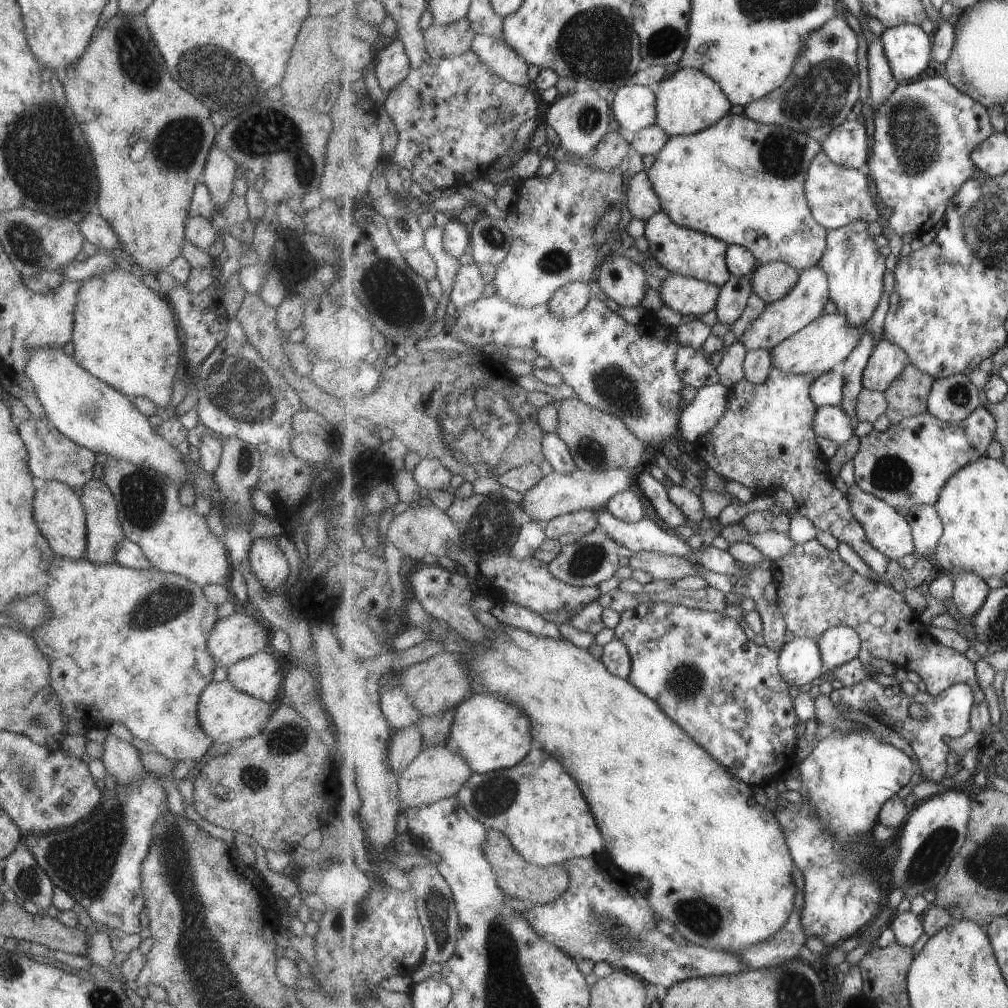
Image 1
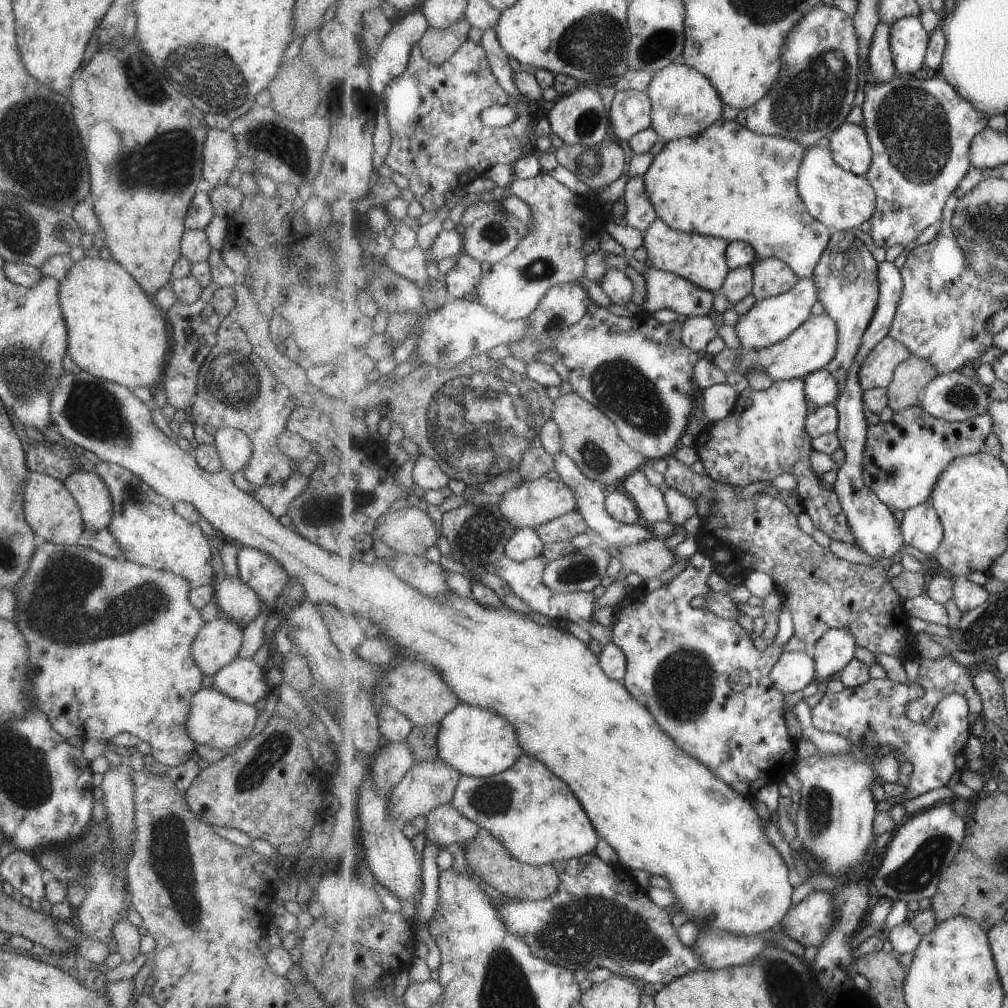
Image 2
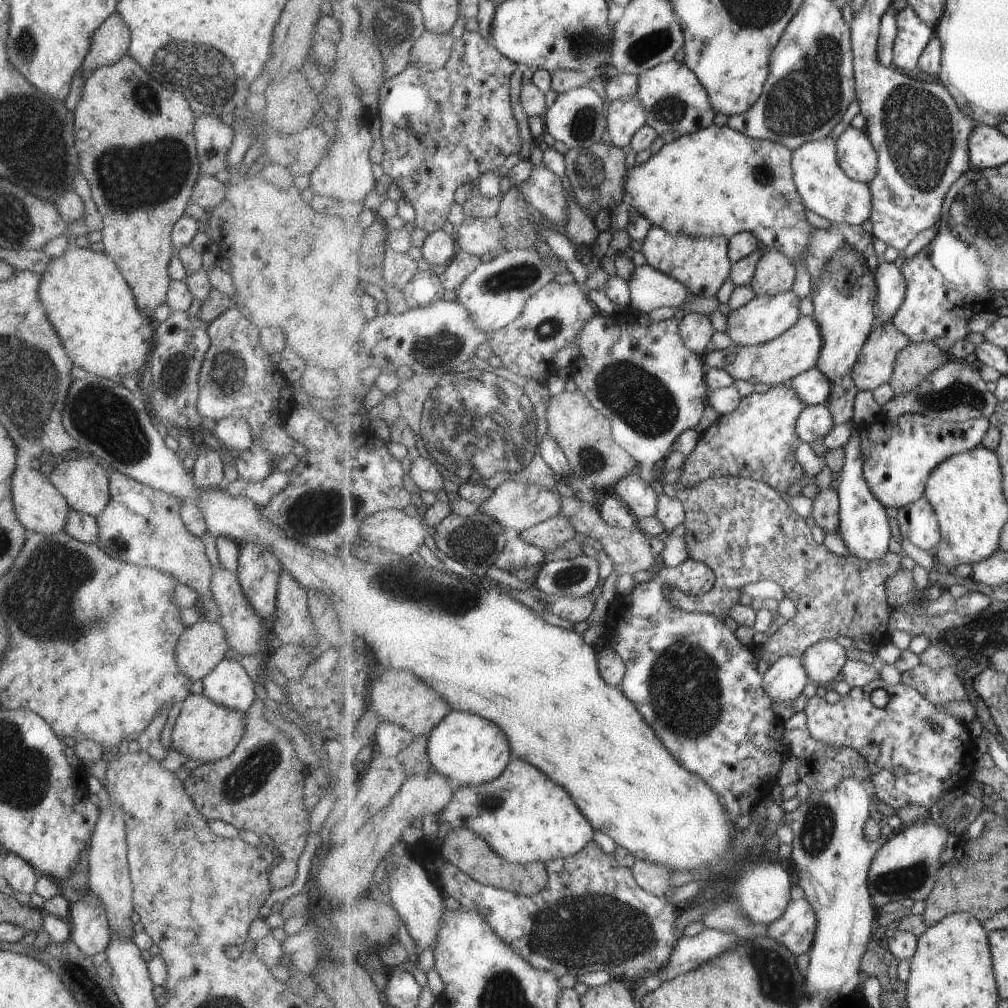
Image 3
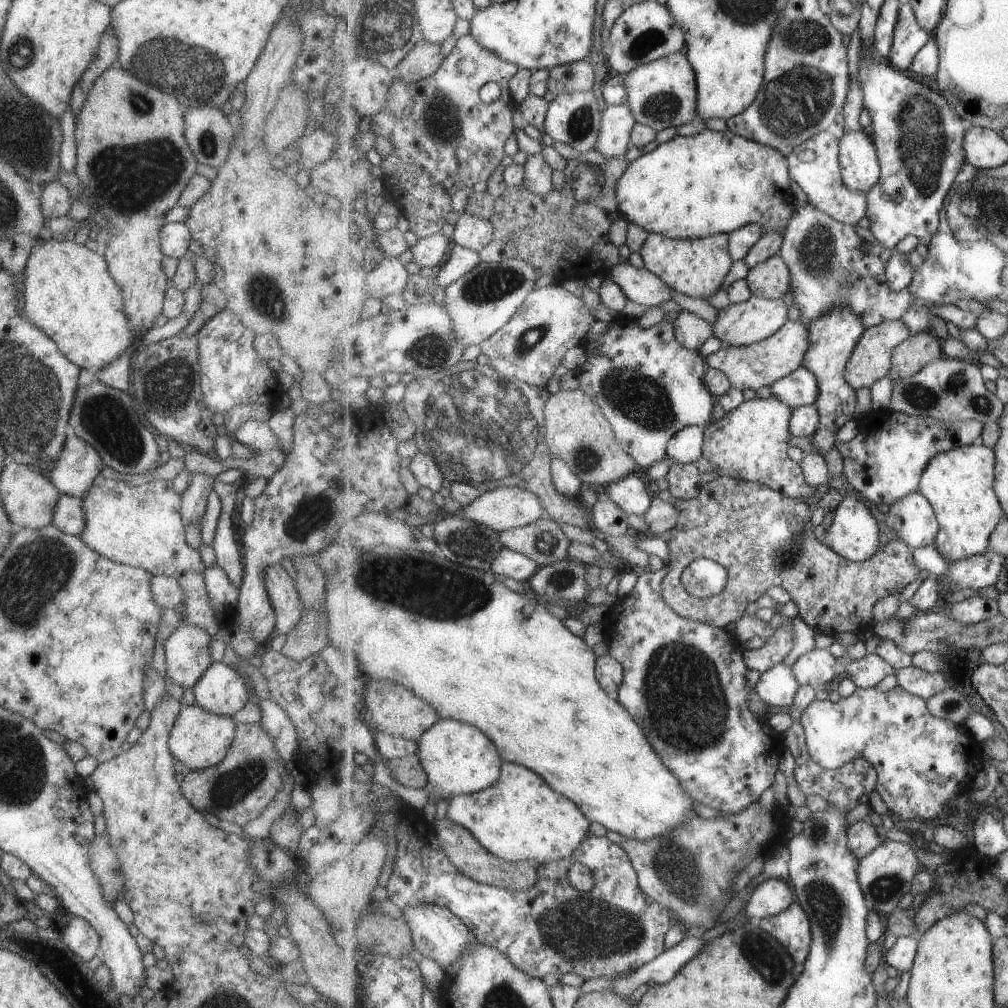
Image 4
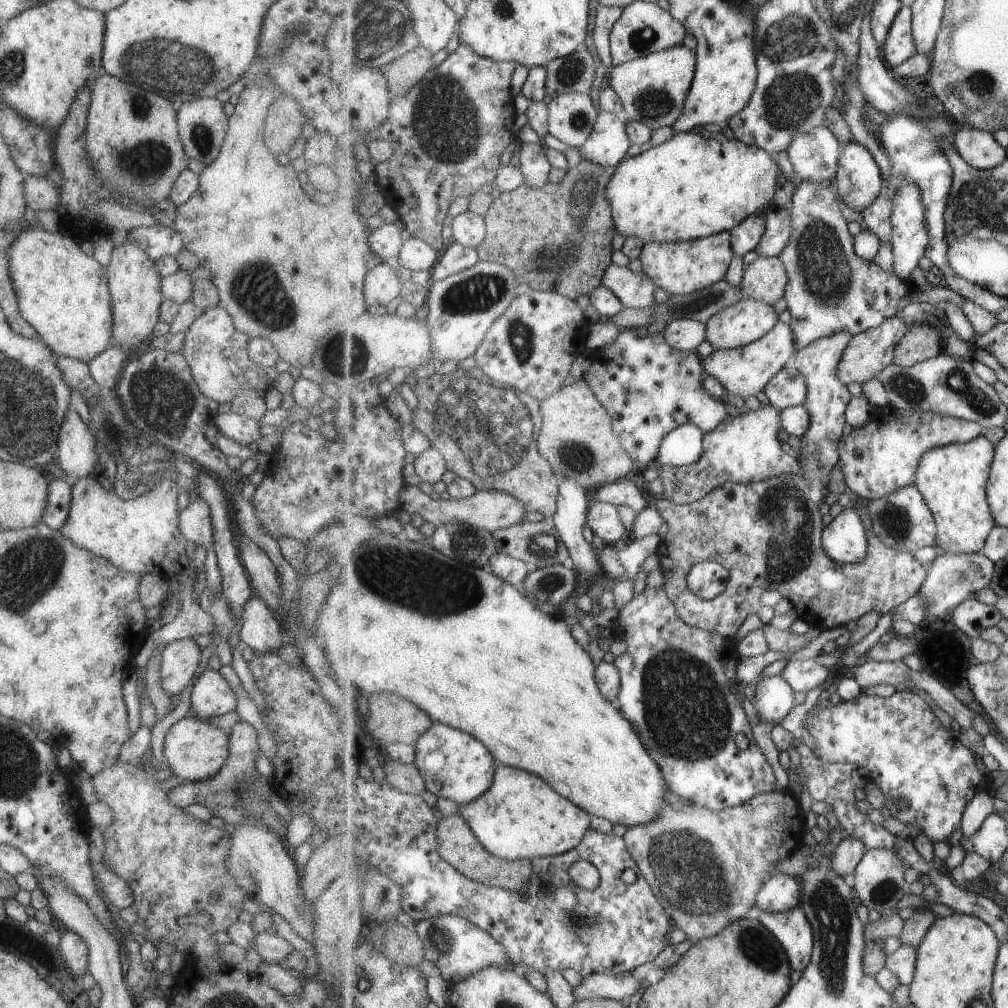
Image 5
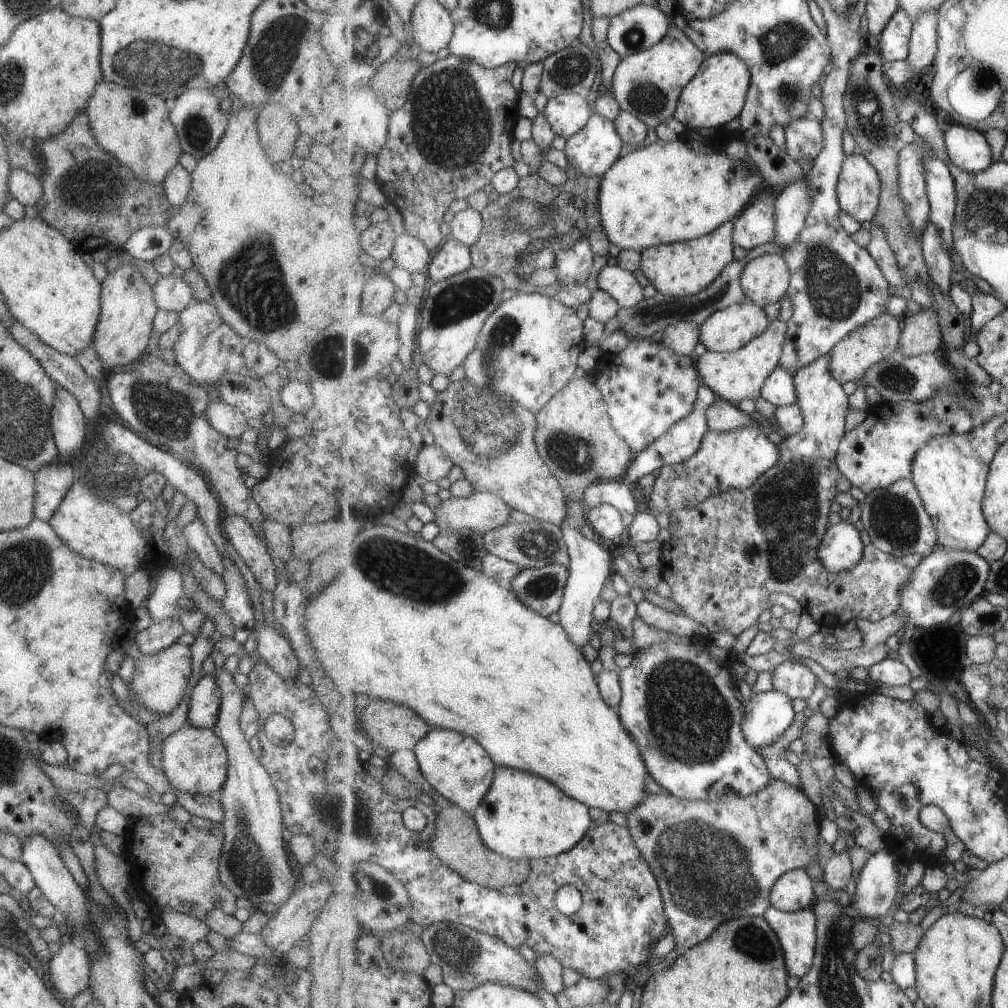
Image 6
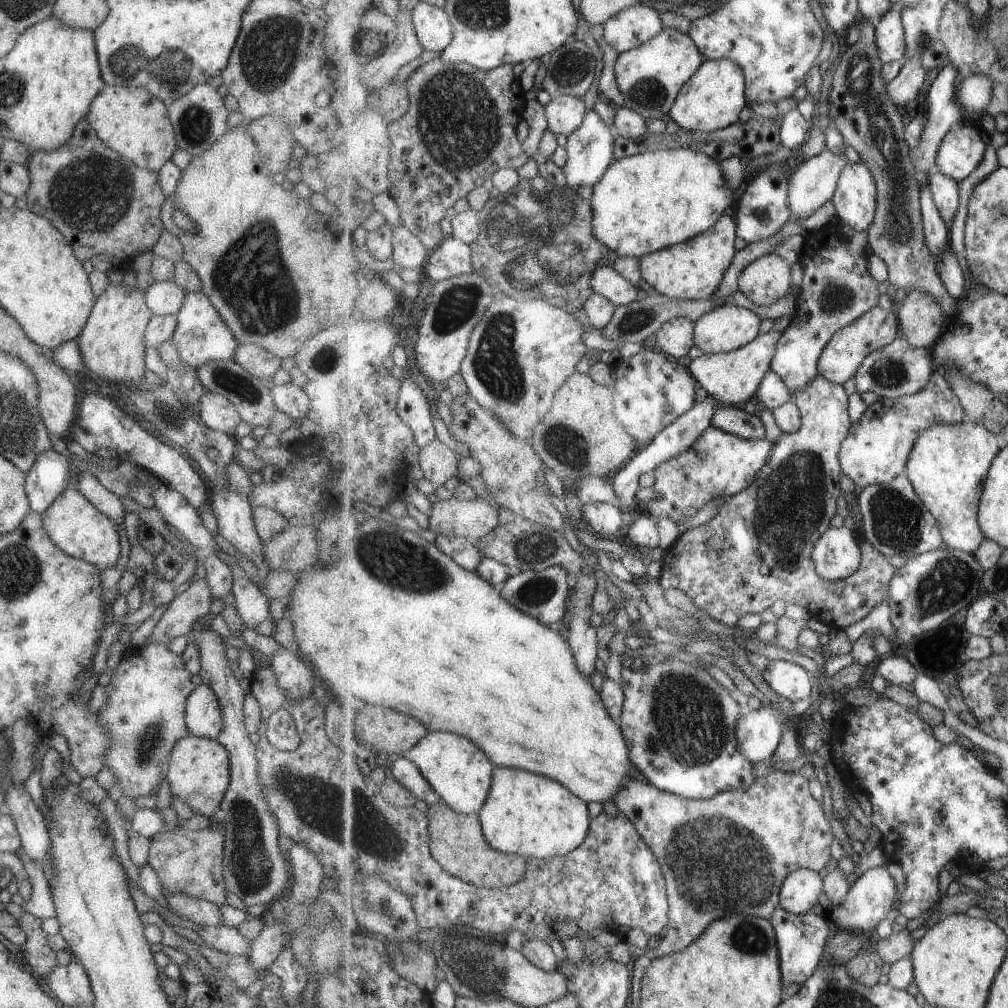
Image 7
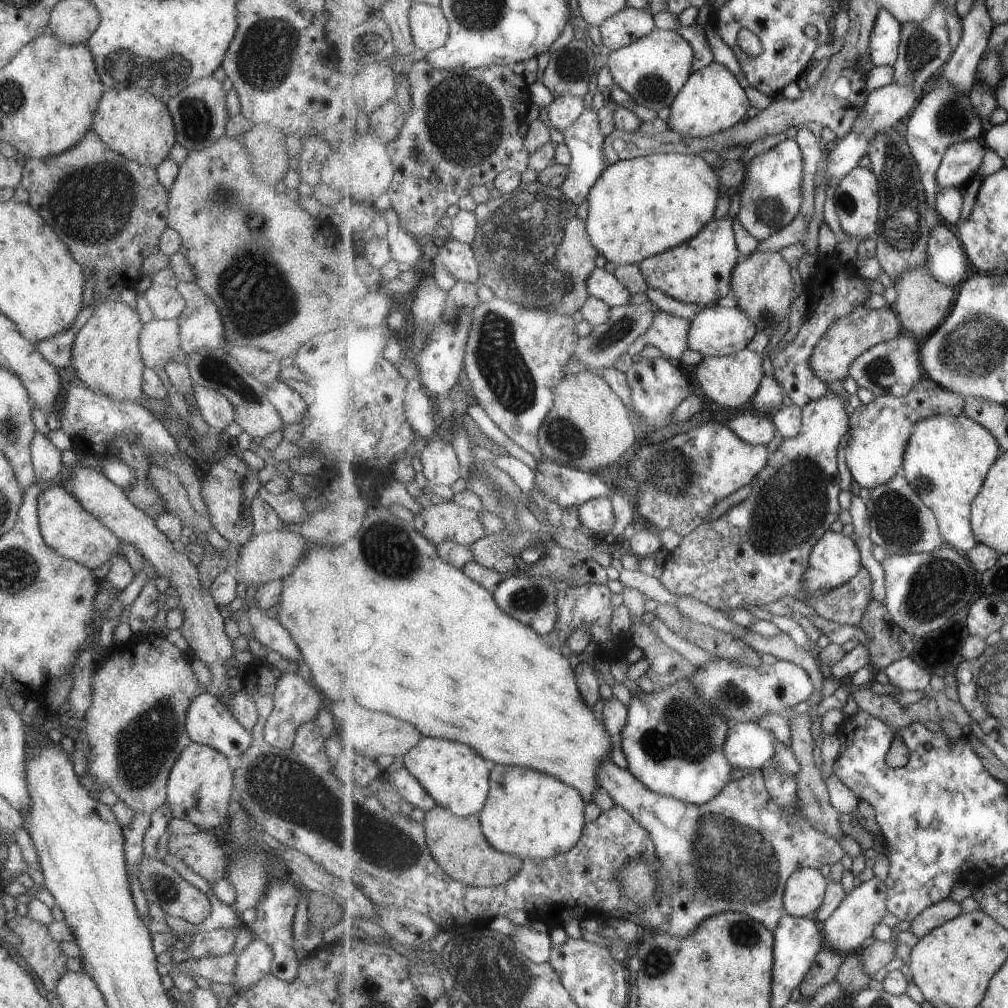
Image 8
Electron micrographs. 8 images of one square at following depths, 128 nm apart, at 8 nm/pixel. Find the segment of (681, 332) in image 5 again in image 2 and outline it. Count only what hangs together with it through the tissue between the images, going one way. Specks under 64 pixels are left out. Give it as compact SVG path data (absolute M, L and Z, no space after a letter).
M708 315L688 317L682 324L682 339L691 350L704 354L707 344L719 335L714 320Z

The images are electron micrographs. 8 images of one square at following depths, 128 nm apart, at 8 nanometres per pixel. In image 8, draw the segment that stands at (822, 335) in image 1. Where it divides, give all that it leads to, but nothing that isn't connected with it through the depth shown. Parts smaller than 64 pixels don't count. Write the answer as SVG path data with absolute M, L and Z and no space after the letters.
M741 350L737 354L725 356L704 357L696 365L695 379L697 389L707 401L714 401L725 408L737 408L745 404L752 403L752 398L758 393L762 385L765 370L763 370L763 360L765 354L762 352L751 352L751 350Z

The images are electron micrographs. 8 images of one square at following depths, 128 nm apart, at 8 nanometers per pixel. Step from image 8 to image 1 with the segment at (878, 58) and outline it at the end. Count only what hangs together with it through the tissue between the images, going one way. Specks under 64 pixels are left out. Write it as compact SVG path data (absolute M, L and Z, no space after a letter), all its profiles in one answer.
M901 24L881 35L885 54L899 82L909 82L927 70L932 60L933 35L917 24Z

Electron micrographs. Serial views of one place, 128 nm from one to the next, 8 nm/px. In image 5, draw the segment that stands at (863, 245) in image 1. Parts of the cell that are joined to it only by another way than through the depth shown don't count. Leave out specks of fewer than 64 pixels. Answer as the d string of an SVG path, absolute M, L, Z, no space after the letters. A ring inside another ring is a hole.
M843 330L843 332L839 332L839 334L831 334L831 336L827 336L827 338L821 338L821 340L813 342L811 346L805 346L803 350L798 350L795 359L793 360L792 365L795 366L796 369L805 376L805 378L807 378L807 388L809 388L809 390L807 390L807 400L805 401L805 406L811 413L810 429L807 430L800 439L799 448L801 448L801 452L799 452L798 459L799 462L801 462L801 466L803 466L803 470L801 470L799 474L783 474L783 476L773 476L773 478L767 478L767 480L763 480L763 482L749 484L741 484L731 481L725 482L725 484L723 484L723 486L719 486L718 489L713 489L705 498L687 505L675 504L674 502L663 498L657 501L656 507L659 509L659 512L661 512L661 516L663 516L666 520L666 528L662 532L663 538L661 544L659 544L658 551L656 552L656 555L659 558L659 566L664 572L666 578L664 589L666 590L666 595L678 608L679 618L682 618L687 624L689 624L689 626L701 628L701 630L707 630L707 632L714 632L715 634L722 634L727 638L735 638L735 634L739 634L739 630L743 630L743 622L747 622L747 618L751 618L751 614L758 615L759 611L763 610L763 594L765 594L767 590L778 590L779 592L782 592L783 596L785 596L793 604L793 607L798 612L799 619L806 620L812 626L813 633L827 630L828 628L839 628L839 626L851 628L859 619L862 618L862 616L873 612L873 610L879 610L879 614L883 616L885 614L889 614L889 612L892 612L896 608L900 608L900 604L903 604L911 597L914 597L922 589L928 574L928 569L924 566L924 564L919 562L912 552L899 552L899 550L895 550L895 548L891 548L891 546L883 544L883 542L881 542L881 538L879 538L879 536L877 536L877 534L875 534L872 530L868 533L870 545L867 556L863 562L855 564L841 564L827 556L825 547L822 543L823 533L826 528L823 527L823 522L821 522L821 520L823 520L823 515L819 512L819 507L821 504L825 503L823 499L825 498L825 494L829 493L827 484L831 478L831 474L834 473L835 467L839 465L840 442L844 437L844 429L847 425L844 420L845 410L847 410L847 406L849 406L849 402L851 402L851 398L854 396L851 386L846 382L843 382L842 378L839 376L839 364L841 364L843 354L845 354L845 349L847 348L849 342L851 342L851 338L853 336L854 334L849 334L849 332L845 332L845 330ZM709 560L718 562L719 564L725 566L725 568L727 568L730 572L730 578L727 590L724 590L723 593L717 595L714 599L704 600L695 596L695 594L691 593L691 591L687 589L685 576L687 576L688 570L691 570L695 564Z

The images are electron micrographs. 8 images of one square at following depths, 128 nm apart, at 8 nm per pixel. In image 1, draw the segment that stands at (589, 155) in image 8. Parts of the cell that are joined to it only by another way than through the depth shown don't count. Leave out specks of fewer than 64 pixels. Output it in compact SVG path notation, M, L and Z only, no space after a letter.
M625 85L617 90L612 112L621 130L629 136L638 130L657 125L657 94L643 85Z

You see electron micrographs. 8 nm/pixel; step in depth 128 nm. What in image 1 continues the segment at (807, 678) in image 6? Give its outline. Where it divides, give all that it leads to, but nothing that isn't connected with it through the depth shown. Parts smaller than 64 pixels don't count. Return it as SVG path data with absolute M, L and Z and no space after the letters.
M833 624L819 638L823 664L827 674L859 656L862 638L858 630L841 624Z

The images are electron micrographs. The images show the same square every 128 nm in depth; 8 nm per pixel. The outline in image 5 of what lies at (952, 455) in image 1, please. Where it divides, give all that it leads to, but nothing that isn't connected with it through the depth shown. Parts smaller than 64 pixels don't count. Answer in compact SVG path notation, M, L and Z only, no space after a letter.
M891 404L883 408L875 407L865 425L854 428L849 436L842 438L839 466L844 472L849 490L871 501L914 484L919 464L929 450L955 442L967 443L981 434L983 427L975 421L933 411L899 410Z

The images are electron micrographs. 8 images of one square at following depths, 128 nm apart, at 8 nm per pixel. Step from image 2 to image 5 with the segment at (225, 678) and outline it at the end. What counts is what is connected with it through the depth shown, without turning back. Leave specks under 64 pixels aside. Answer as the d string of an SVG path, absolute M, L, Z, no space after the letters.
M207 668L195 680L190 693L190 713L197 718L213 718L235 710L237 696L227 680L217 671Z

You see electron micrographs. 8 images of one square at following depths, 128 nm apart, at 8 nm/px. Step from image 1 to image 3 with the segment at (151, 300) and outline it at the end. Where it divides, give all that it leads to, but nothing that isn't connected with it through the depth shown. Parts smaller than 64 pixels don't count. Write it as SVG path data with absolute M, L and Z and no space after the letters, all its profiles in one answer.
M70 243L62 255L51 256L47 268L40 275L37 298L73 365L83 368L87 373L114 381L121 376L141 372L153 346L155 322L152 317L137 310L131 288L119 274L115 263L104 252L96 253L89 248L79 248Z

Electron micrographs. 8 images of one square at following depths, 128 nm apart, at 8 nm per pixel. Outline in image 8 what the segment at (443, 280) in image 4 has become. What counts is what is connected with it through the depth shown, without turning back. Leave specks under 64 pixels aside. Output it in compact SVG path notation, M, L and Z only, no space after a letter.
M448 238L440 242L438 255L432 266L445 266L457 280L479 283L480 264L470 244Z

